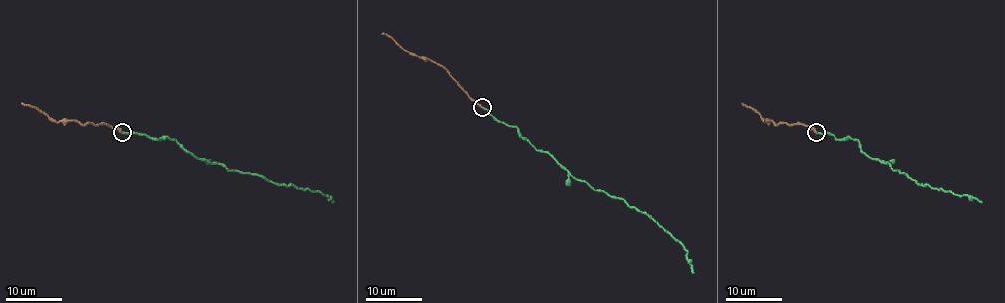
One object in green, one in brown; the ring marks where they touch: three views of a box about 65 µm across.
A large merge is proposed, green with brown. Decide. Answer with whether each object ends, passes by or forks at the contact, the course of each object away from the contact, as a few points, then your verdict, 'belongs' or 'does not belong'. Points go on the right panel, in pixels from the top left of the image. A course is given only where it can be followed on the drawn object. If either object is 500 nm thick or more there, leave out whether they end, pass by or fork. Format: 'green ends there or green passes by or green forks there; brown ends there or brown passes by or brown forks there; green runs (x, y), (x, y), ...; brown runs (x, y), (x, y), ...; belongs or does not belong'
green ends there; brown ends there; green runs (816, 133), (854, 138), (863, 153), (916, 182), (981, 202); brown runs (816, 133), (802, 124), (764, 122), (759, 113), (743, 103); belongs

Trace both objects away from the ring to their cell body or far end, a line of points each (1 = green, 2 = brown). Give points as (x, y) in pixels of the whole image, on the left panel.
1: (123, 133), (173, 138), (190, 153), (228, 169), (318, 191), (334, 202)
2: (121, 133), (107, 124), (85, 124), (75, 120), (54, 122), (44, 113), (21, 103)

